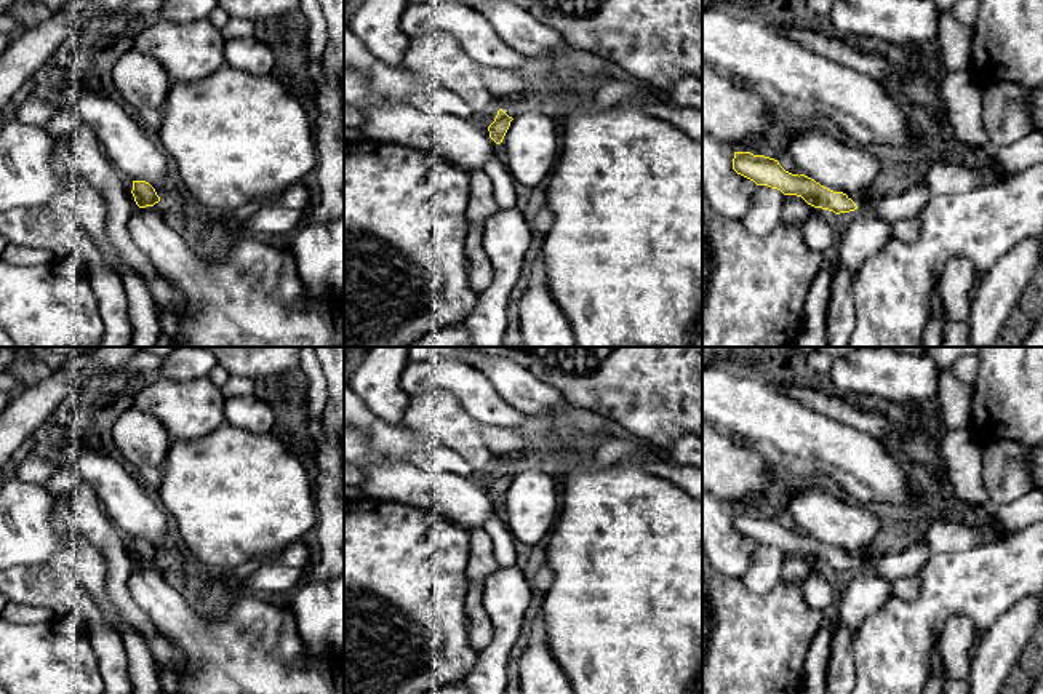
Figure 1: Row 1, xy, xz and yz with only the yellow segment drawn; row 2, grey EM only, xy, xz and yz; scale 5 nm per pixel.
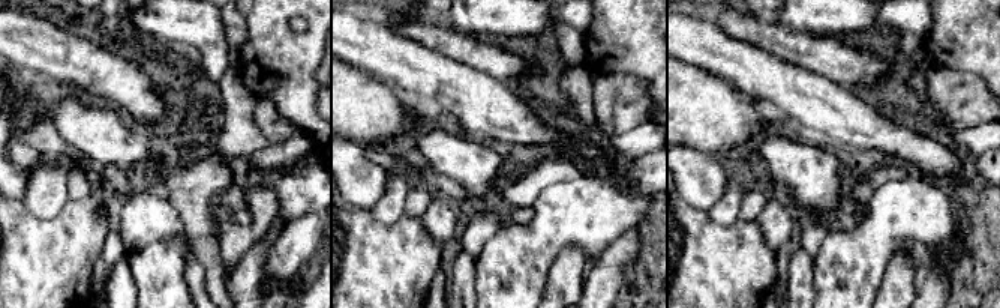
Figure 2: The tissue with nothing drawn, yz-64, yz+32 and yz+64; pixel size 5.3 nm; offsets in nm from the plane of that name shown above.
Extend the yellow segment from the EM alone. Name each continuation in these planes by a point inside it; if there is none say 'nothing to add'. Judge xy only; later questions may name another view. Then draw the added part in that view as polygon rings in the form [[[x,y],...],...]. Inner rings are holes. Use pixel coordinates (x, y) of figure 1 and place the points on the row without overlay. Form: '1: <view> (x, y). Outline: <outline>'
nothing to add

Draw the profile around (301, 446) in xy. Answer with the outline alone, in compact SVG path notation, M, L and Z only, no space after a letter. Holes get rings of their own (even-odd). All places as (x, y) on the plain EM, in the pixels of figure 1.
M277 430L278 437L282 438L283 445L298 457L301 457L306 465L309 467L309 472L312 475L312 480L315 483L317 475L317 461L315 461L315 446L310 443L307 437L296 435L288 430Z

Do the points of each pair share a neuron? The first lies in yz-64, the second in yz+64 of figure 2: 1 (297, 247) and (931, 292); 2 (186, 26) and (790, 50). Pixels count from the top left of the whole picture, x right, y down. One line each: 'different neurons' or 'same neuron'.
1: same neuron
2: different neurons

